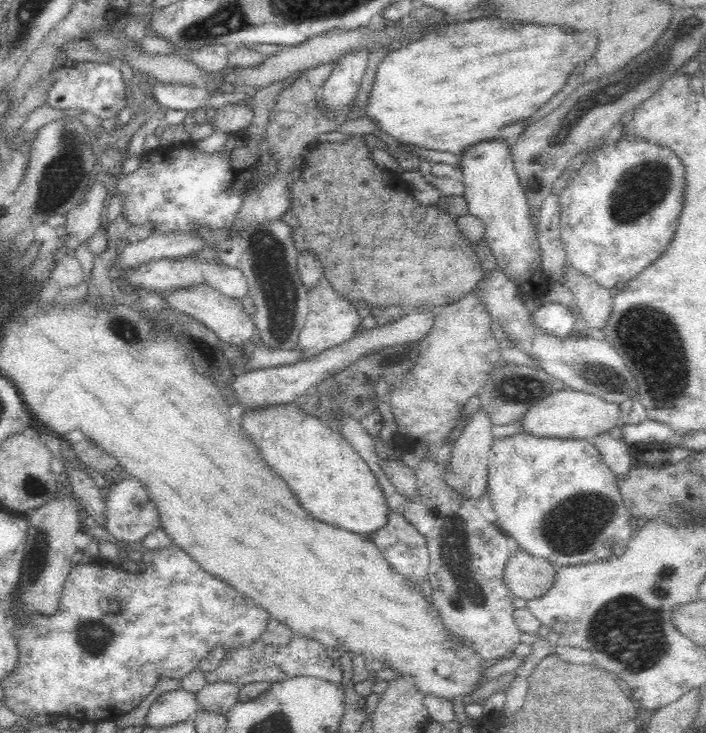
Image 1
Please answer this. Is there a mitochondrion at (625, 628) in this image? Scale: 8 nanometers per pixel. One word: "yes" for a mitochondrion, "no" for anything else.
yes

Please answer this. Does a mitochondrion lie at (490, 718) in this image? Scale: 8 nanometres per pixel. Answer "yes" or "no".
no

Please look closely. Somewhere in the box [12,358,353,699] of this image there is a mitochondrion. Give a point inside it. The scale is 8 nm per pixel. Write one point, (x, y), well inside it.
(37, 560)

